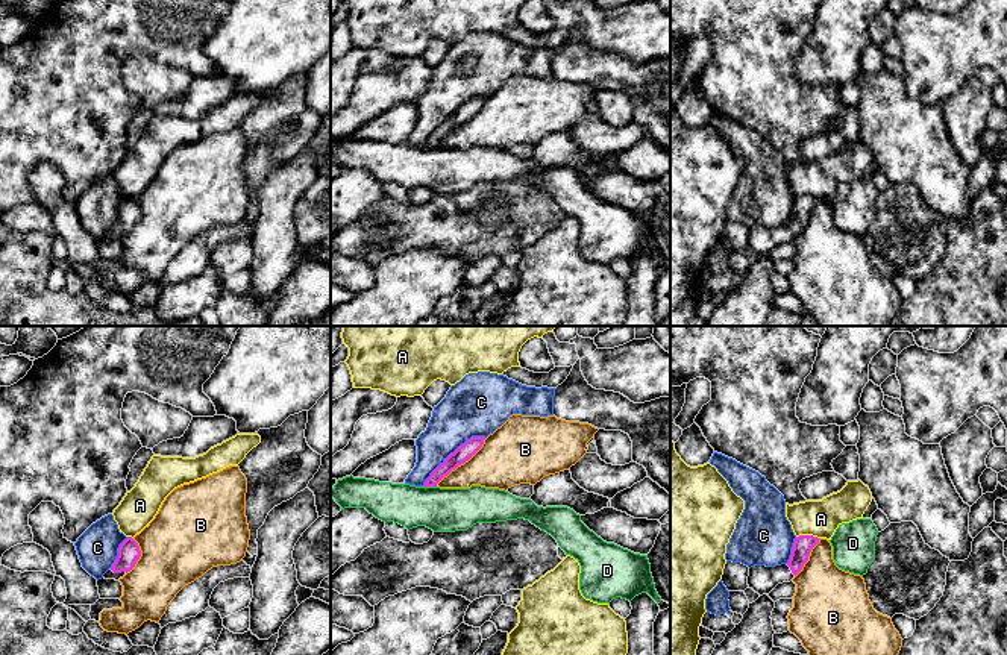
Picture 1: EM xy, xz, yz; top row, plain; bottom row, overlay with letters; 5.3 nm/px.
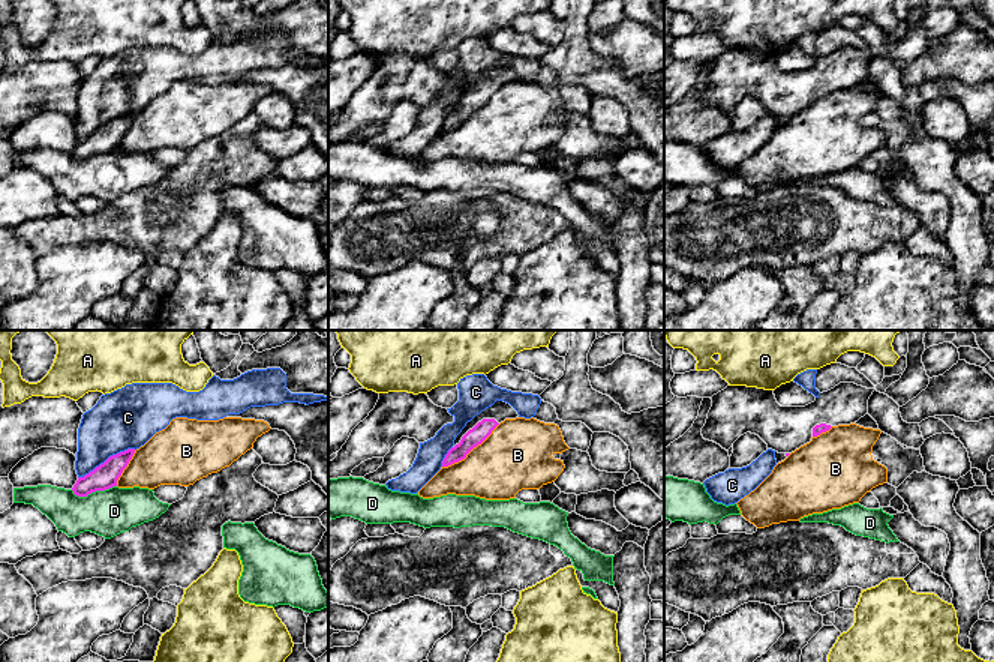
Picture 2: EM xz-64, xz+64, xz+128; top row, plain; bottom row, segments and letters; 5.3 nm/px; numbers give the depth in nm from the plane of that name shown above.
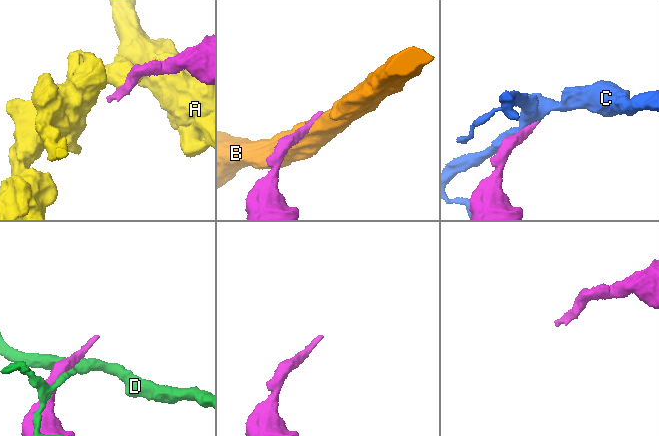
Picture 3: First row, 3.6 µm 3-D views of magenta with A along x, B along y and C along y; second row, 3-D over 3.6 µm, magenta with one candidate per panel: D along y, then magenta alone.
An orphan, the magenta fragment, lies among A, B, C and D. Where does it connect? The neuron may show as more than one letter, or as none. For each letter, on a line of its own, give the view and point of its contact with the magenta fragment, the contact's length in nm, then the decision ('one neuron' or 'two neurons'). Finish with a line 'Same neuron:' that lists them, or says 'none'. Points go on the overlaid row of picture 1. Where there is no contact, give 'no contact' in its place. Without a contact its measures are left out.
A: contact yz (809, 535); length 130 nm; two neurons
B: contact xz (461, 463); length 380 nm; two neurons
C: contact xz (454, 452); length 440 nm; two neurons
D: contact xz (429, 485); length 70 nm; two neurons
Same neuron: none

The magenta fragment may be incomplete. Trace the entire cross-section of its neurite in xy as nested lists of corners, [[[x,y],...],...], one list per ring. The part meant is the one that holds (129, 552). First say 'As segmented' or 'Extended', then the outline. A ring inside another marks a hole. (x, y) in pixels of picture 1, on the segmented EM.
Extended. [[[127,537],[118,547],[118,556],[115,563],[103,575],[103,578],[118,581],[135,567],[140,556],[141,556],[141,550],[138,543],[132,537]]]

